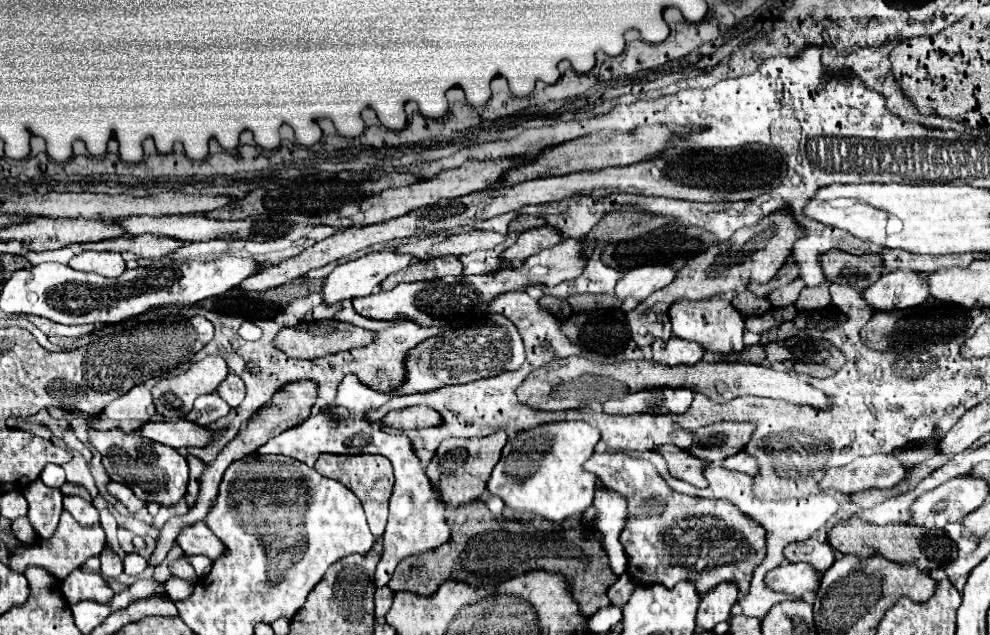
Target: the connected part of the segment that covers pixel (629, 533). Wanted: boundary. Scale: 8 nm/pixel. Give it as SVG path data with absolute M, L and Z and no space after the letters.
M623 452L593 454L585 470L597 474L603 486L623 494L629 502L629 518L621 532L621 544L629 558L629 574L639 584L659 582L673 588L681 580L691 580L699 594L721 582L737 582L741 596L749 592L753 570L767 552L765 528L745 516L745 532L727 528L727 512L739 512L725 500L693 498L673 492L661 474L647 460L635 460Z

